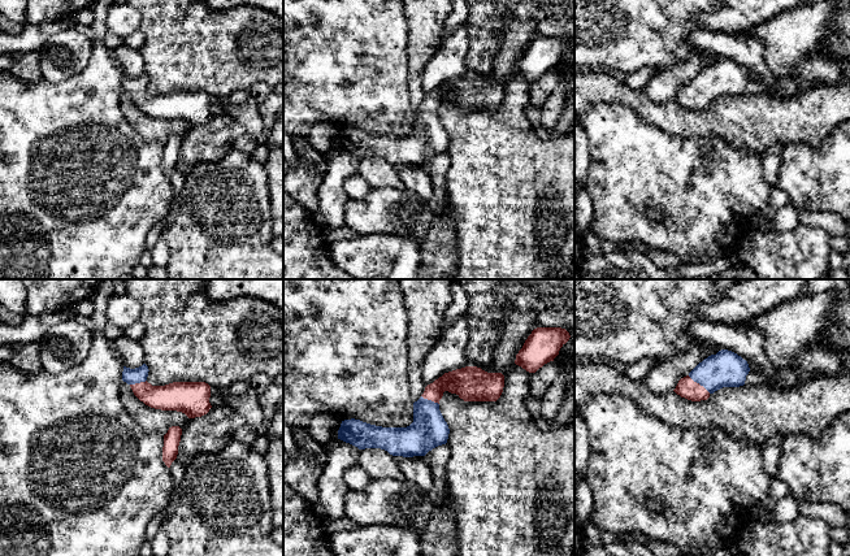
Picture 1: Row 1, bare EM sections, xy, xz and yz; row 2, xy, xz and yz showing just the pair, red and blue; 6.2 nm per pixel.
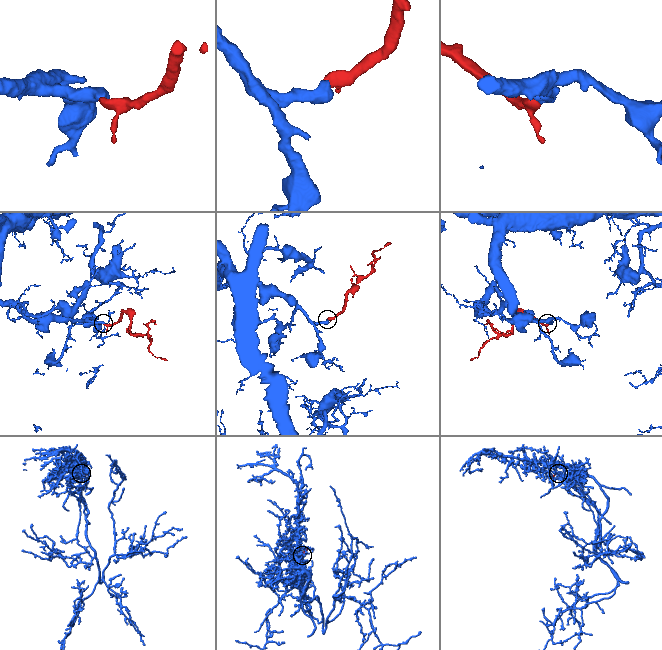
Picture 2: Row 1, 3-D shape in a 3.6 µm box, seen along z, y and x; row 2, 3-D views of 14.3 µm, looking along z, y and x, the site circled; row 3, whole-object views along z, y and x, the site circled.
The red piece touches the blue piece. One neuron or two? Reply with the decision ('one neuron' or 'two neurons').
one neuron

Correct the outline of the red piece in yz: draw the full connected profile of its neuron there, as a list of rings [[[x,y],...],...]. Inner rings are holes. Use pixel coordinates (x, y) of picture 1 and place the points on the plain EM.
[[[721,58],[681,87],[673,100],[691,110],[707,109],[723,96],[743,95],[749,81],[746,69],[732,60]]]

